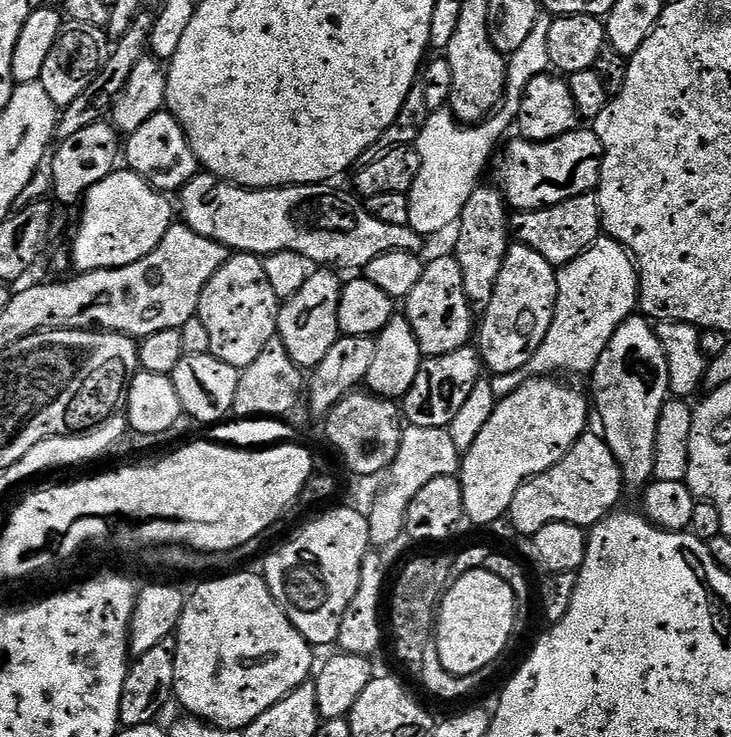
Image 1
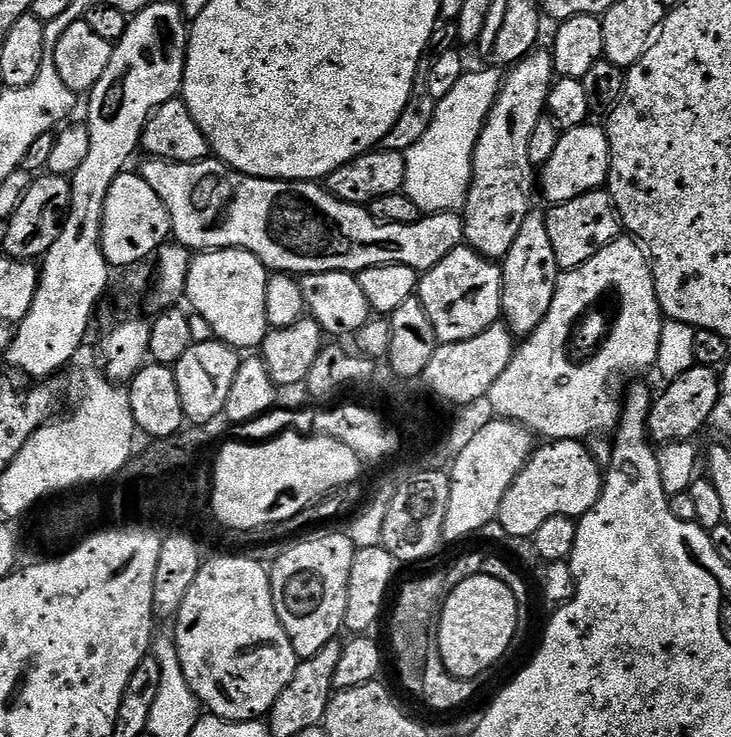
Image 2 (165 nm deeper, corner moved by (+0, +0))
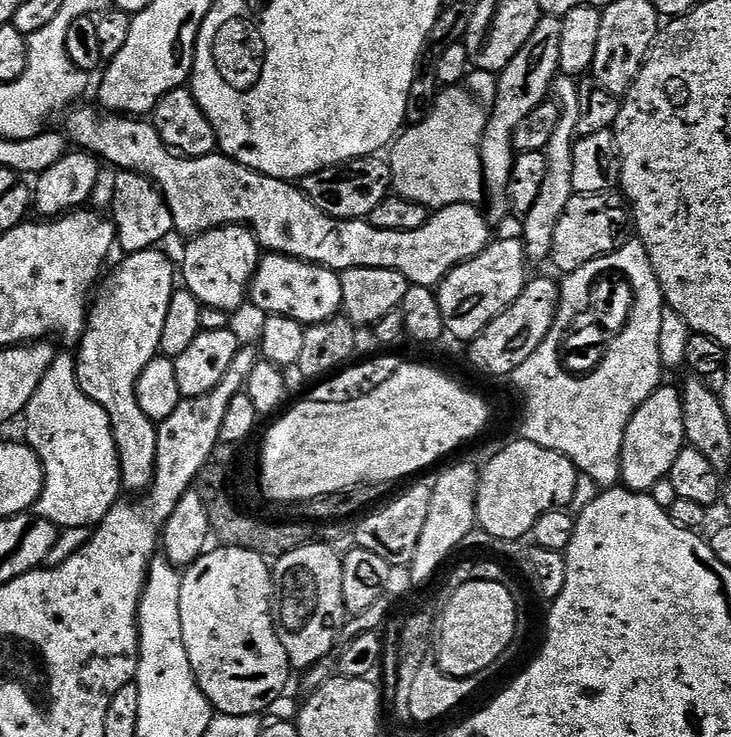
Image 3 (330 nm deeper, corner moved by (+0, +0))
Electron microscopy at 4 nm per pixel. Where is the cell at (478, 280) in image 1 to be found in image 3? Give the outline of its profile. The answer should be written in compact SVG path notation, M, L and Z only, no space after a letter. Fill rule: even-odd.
M541 15L538 26L530 42L508 63L498 76L498 103L487 117L484 137L480 147L482 170L484 171L484 190L486 193L486 215L489 225L497 226L510 216L510 189L512 171L516 166L516 131L526 117L538 105L549 99L557 76L561 75L560 55L562 54L563 19L559 16ZM500 104L500 105L499 105Z

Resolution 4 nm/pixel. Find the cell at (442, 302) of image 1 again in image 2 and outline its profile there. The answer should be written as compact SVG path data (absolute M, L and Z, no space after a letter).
M467 246L455 248L438 266L434 266L429 272L423 273L418 280L418 295L430 322L434 326L434 334L437 341L442 344L450 342L466 342L466 338L474 338L482 334L491 324L501 319L500 303L502 302L502 286L504 285L504 273L499 263L487 260L475 250Z

